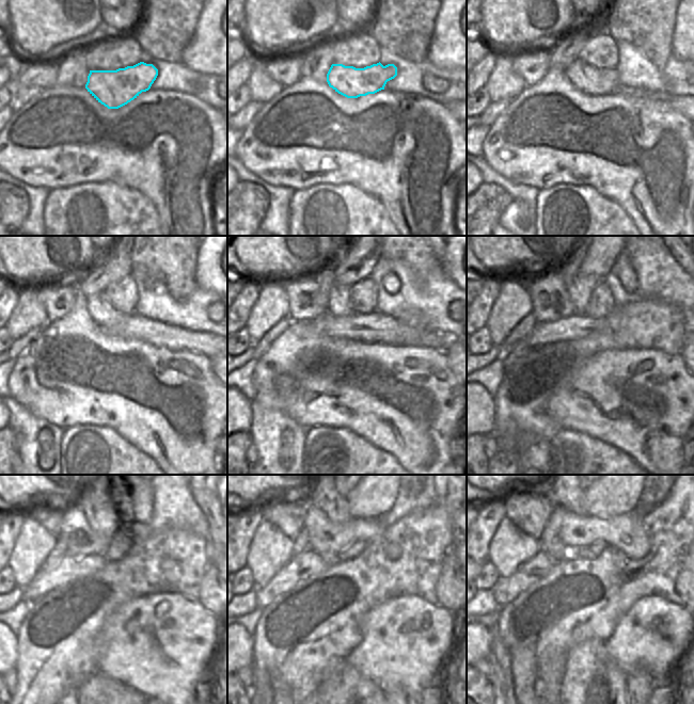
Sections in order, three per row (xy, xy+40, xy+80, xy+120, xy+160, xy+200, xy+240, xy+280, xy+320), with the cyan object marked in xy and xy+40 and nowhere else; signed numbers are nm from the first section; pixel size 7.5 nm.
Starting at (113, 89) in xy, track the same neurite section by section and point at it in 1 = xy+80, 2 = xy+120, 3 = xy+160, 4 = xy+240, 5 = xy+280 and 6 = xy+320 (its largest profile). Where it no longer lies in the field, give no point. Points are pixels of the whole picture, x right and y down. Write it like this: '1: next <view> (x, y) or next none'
1: next xy+80 (594, 81)
2: next xy+120 (103, 313)
3: next xy+160 (338, 304)
4: next xy+240 (100, 516)
5: next xy+280 (324, 496)
6: next xy+320 (569, 496)

